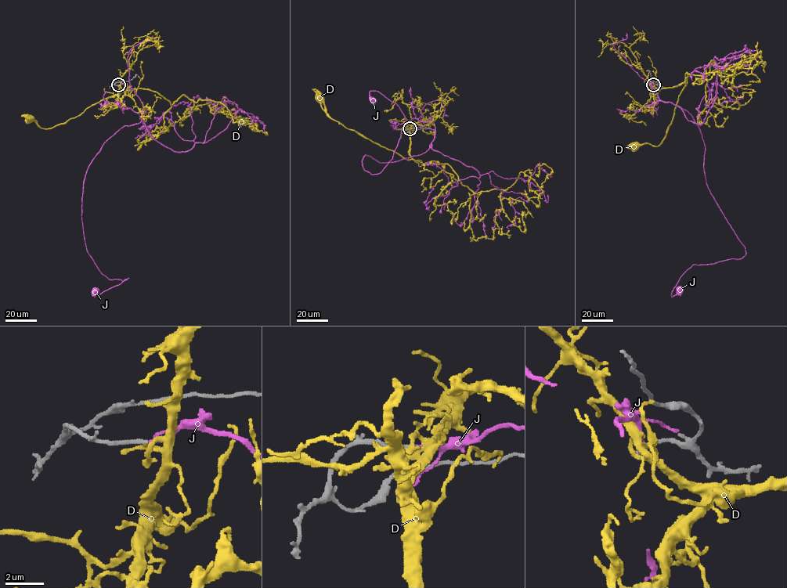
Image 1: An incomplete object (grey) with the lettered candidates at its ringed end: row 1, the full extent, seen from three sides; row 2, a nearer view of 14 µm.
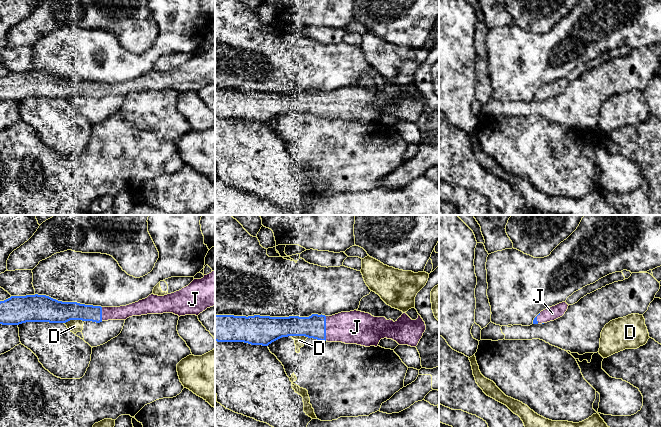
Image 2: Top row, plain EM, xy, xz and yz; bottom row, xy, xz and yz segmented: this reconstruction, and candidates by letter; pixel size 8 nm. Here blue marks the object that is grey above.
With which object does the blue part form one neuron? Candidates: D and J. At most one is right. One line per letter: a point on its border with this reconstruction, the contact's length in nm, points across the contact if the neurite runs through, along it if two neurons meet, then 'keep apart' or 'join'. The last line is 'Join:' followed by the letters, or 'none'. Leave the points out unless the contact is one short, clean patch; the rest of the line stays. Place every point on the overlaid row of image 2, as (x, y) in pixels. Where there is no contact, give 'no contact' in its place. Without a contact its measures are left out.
D: meets blue in xy at (74, 319); contact 170 nm long; keep apart
J: meets blue in xz at (325, 328); contact 200 nm long; join
Join: J

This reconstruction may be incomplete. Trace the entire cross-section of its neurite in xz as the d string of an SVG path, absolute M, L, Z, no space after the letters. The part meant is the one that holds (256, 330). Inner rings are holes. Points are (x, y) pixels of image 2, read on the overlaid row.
M357 310L332 316L312 314L309 317L215 315L215 341L244 342L262 346L268 346L282 337L305 336L320 341L357 344L365 347L377 347L381 339L387 338L396 341L399 345L416 347L425 330L426 325L420 315L416 320L412 320L406 313L403 313L395 322Z

